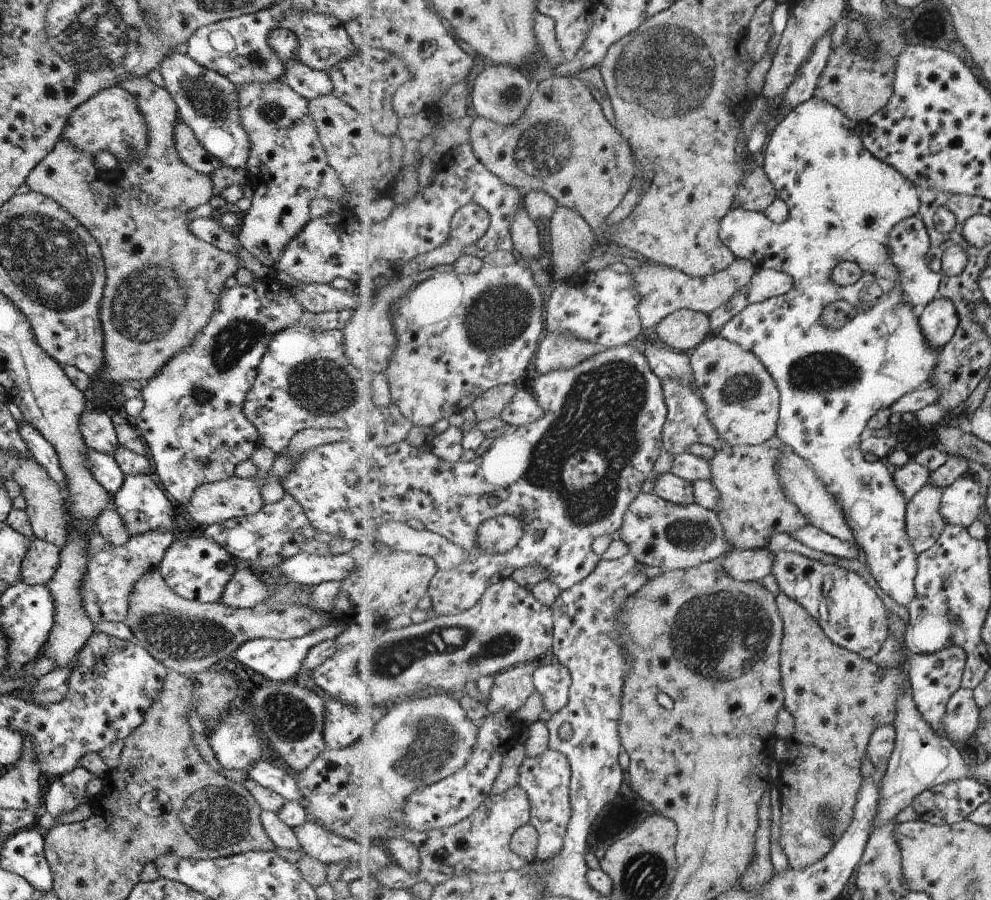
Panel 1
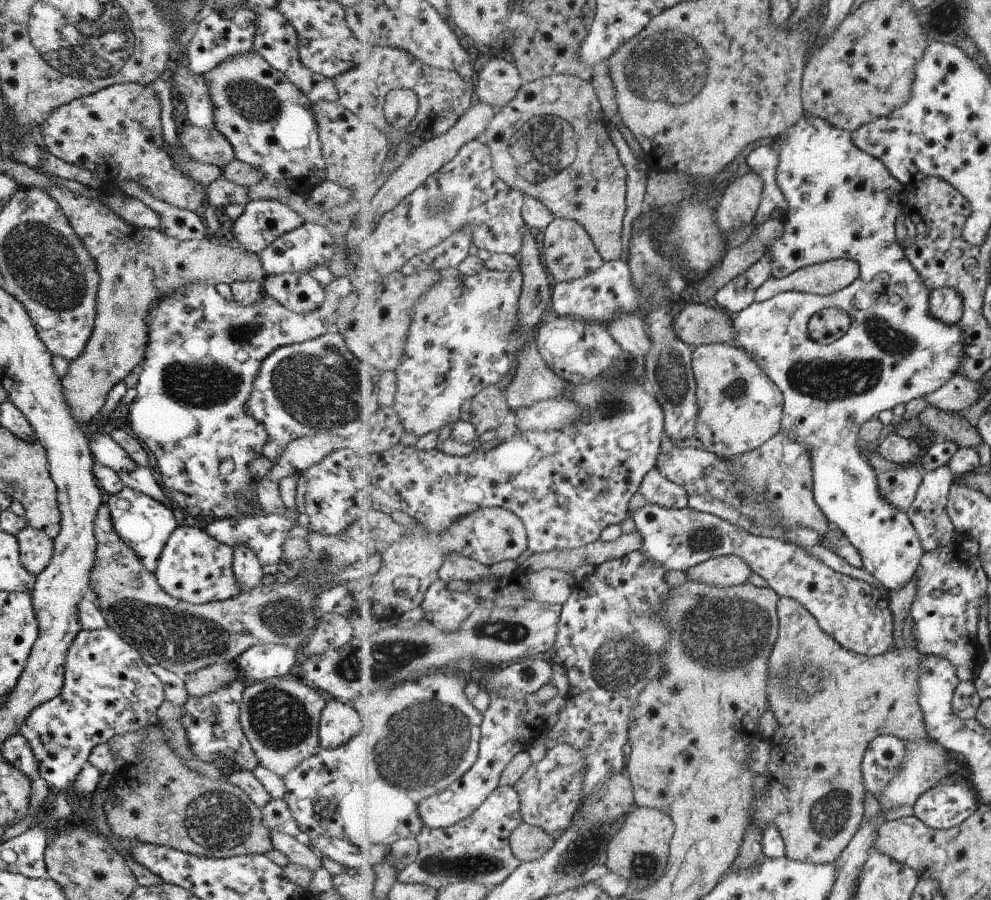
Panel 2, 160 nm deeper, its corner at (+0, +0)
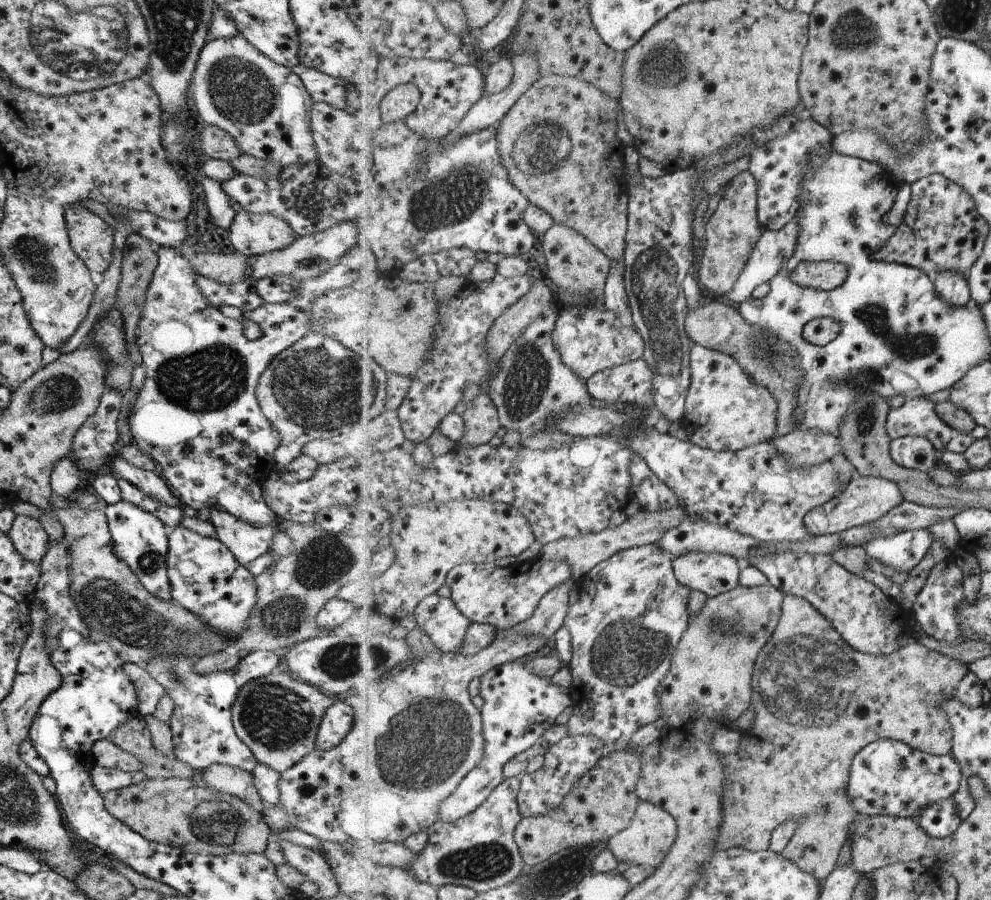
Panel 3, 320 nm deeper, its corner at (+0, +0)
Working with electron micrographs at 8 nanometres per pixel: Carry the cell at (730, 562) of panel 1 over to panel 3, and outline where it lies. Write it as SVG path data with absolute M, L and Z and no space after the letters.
M689 552L673 562L680 584L707 597L729 593L739 586L742 567L736 557L705 552Z

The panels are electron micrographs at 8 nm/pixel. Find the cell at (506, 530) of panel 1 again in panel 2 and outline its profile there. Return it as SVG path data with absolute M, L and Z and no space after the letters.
M481 507L460 516L444 531L435 532L421 521L405 526L410 535L394 553L387 553L373 577L375 594L373 612L376 625L392 623L407 610L415 610L424 602L426 591L440 579L441 567L454 555L467 557L485 566L519 558L529 546L528 529L520 516L501 507Z

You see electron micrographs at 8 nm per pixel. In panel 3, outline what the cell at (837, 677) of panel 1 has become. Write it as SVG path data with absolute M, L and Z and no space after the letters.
M787 595L784 599L780 624L772 637L772 642L765 644L763 650L760 651L759 658L755 660L755 670L753 670L753 676L751 676L751 680L753 680L751 682L751 690L753 690L751 703L753 703L753 710L756 713L754 724L751 728L741 732L742 743L738 753L723 755L728 783L725 784L724 796L725 822L724 826L721 827L721 836L717 843L719 851L726 851L735 846L742 847L750 853L768 850L773 832L781 824L795 820L799 824L797 831L792 835L792 840L789 840L787 847L781 854L784 858L799 866L799 869L809 872L811 876L815 876L825 883L831 872L837 867L837 858L839 858L839 854L841 854L841 850L843 850L843 846L850 836L852 823L862 817L857 812L855 802L849 798L849 782L852 779L853 760L856 759L857 754L877 740L892 739L905 742L912 748L920 749L925 753L949 755L953 749L953 727L949 722L949 716L945 716L945 712L943 712L943 704L945 700L956 699L957 688L969 672L970 668L966 663L953 660L953 658L945 656L941 652L929 650L927 646L916 642L906 645L905 648L901 648L891 655L875 655L856 651L851 644L845 642L844 637L833 628L833 624L827 618L821 612L817 612L817 608L809 600L805 600L801 596Z

